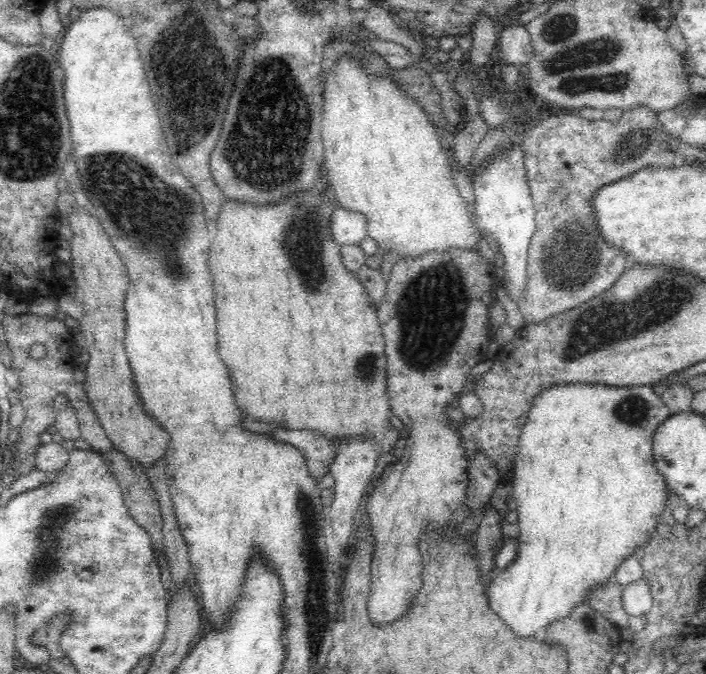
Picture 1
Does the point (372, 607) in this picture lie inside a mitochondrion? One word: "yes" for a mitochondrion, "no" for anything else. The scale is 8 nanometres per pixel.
no

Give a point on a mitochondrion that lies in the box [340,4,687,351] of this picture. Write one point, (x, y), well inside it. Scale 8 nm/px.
(580, 67)

